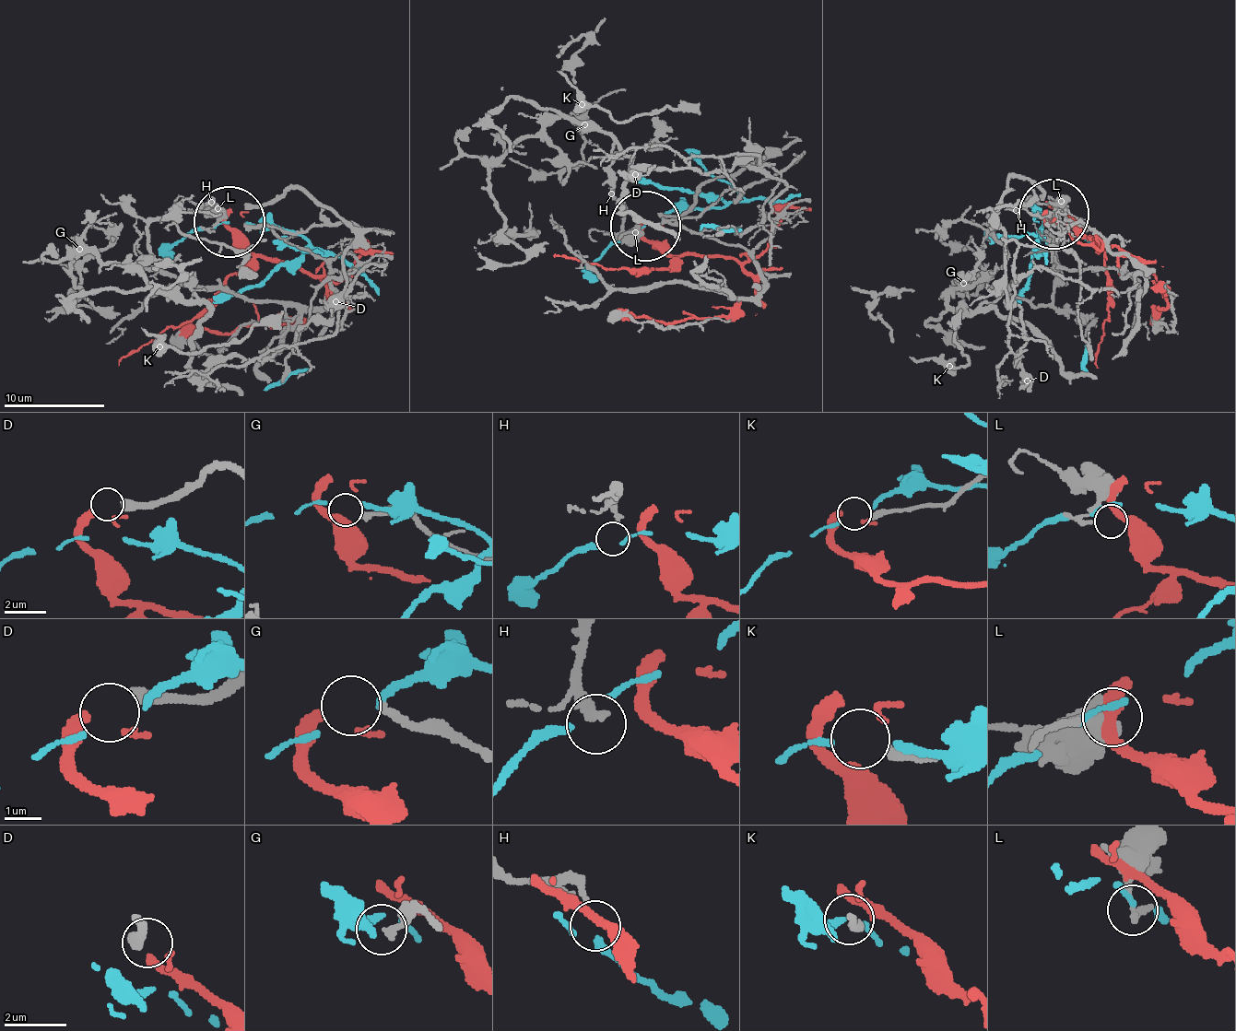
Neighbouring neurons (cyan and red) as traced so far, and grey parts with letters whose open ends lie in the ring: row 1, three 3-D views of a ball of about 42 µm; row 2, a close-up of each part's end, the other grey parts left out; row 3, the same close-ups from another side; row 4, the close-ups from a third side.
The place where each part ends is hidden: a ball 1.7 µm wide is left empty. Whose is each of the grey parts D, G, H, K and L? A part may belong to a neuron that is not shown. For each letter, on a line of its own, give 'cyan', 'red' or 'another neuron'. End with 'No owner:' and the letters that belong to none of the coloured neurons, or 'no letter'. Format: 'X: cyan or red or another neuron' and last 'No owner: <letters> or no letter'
D: red
G: another neuron
H: another neuron
K: another neuron
L: another neuron
No owner: G, H, K, L

